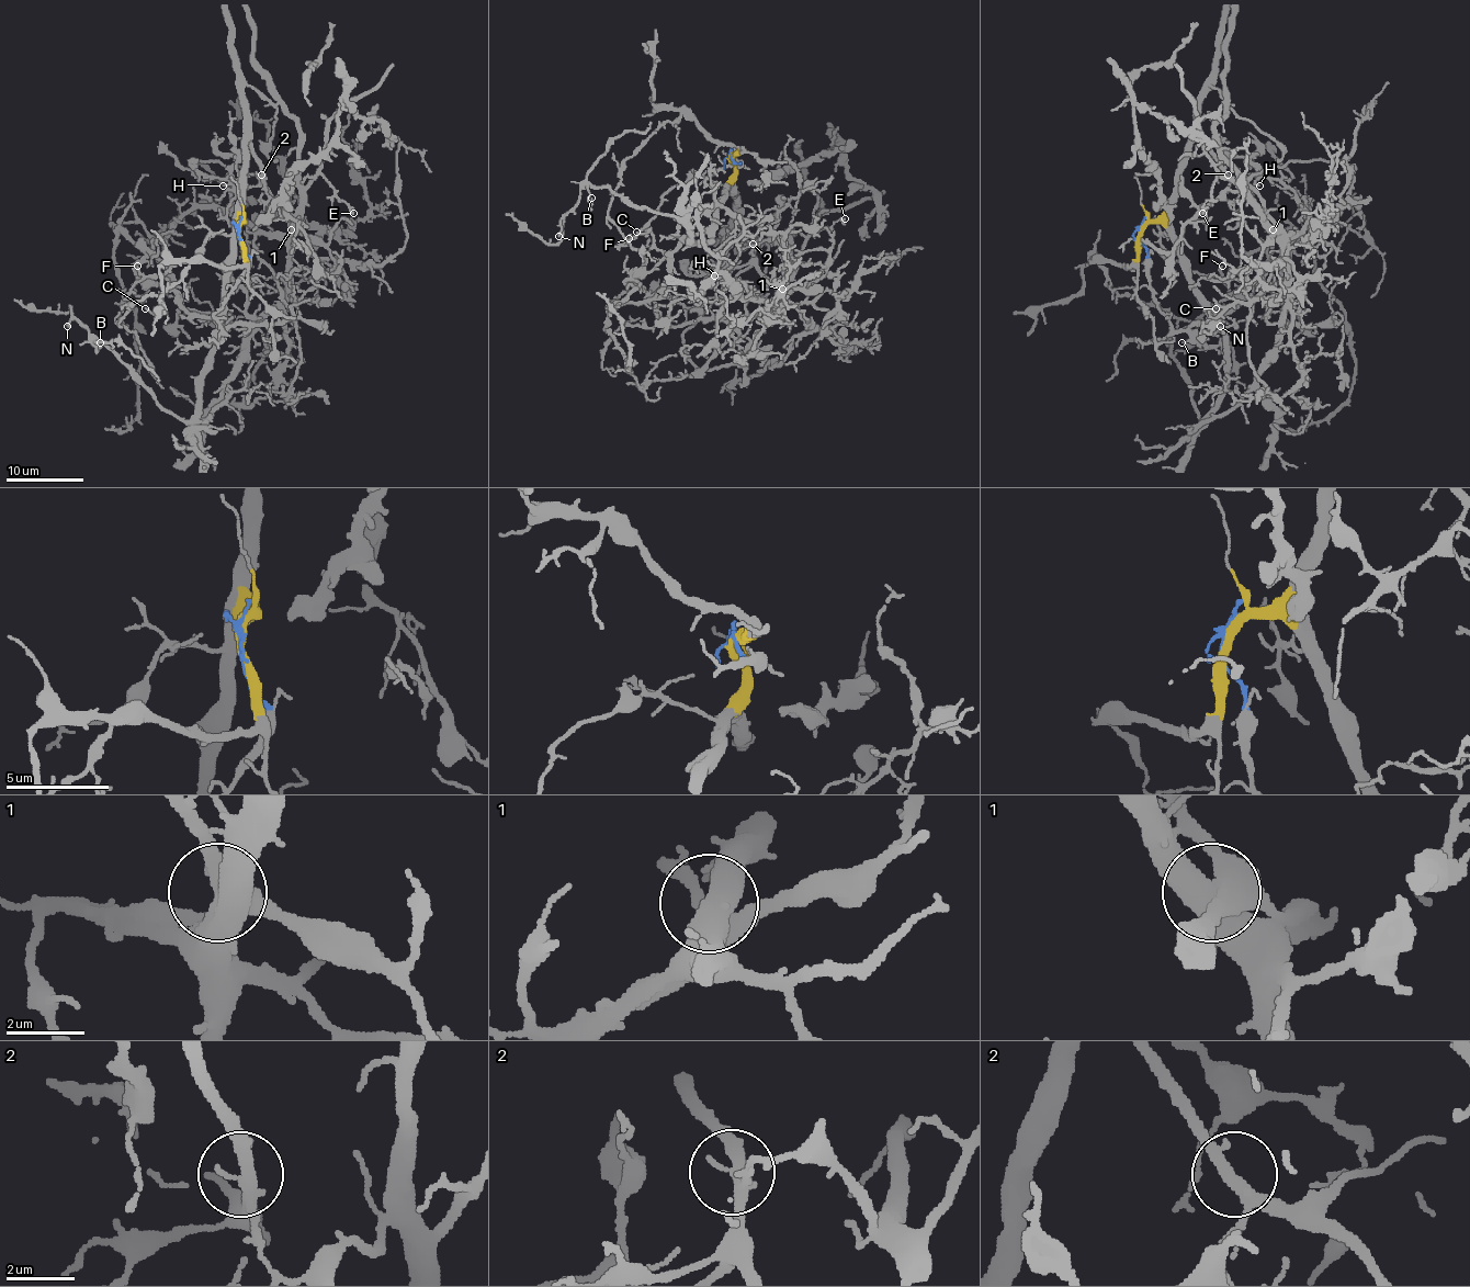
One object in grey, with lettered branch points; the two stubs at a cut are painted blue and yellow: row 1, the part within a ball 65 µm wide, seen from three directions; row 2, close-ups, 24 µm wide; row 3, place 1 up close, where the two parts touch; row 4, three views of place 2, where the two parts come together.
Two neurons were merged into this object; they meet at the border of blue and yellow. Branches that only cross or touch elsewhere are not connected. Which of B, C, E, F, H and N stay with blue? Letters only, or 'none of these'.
E

